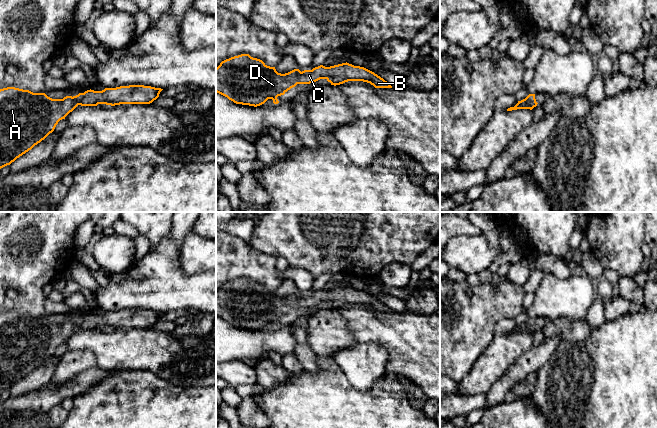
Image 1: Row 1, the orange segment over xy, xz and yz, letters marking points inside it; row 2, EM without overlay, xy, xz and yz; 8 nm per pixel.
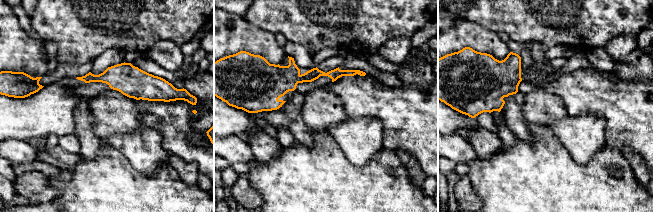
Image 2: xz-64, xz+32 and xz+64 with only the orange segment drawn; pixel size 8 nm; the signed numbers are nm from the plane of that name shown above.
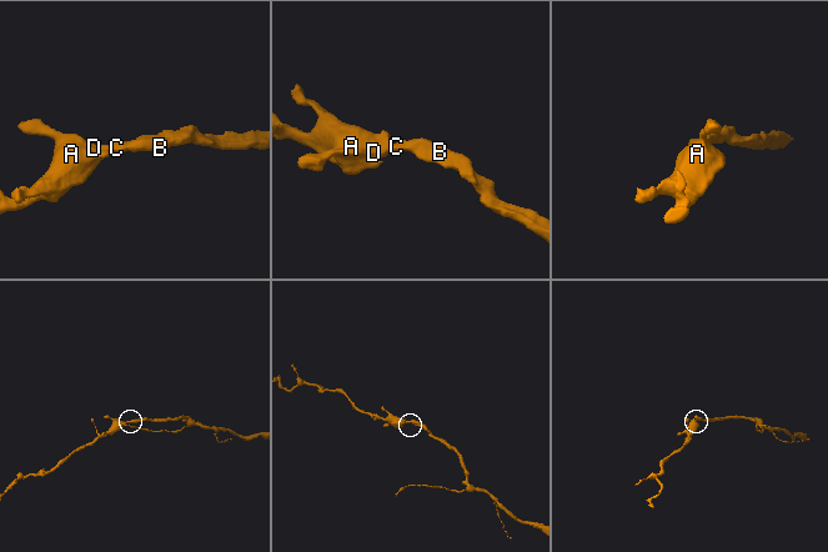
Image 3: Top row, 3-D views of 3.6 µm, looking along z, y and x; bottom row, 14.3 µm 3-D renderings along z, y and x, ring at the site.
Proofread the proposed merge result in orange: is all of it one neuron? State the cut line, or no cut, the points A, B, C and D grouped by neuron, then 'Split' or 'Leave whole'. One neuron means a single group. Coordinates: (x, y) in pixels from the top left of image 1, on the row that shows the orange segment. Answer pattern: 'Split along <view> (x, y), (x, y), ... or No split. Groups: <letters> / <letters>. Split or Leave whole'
No split. Groups: A B C D. Leave whole

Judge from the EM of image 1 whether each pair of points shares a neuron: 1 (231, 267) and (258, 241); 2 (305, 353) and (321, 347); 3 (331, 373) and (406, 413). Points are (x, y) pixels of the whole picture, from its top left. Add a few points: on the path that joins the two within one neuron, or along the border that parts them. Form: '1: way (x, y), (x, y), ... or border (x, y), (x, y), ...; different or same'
1: border (250, 245), (273, 257); different
2: border (308, 346), (317, 356); different
3: way (347, 393), (367, 413), (386, 413); same

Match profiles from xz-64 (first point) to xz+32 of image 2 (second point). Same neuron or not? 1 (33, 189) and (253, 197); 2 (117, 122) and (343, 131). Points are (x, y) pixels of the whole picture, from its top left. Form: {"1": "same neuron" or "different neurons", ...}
{"1": "same neuron", "2": "different neurons"}

